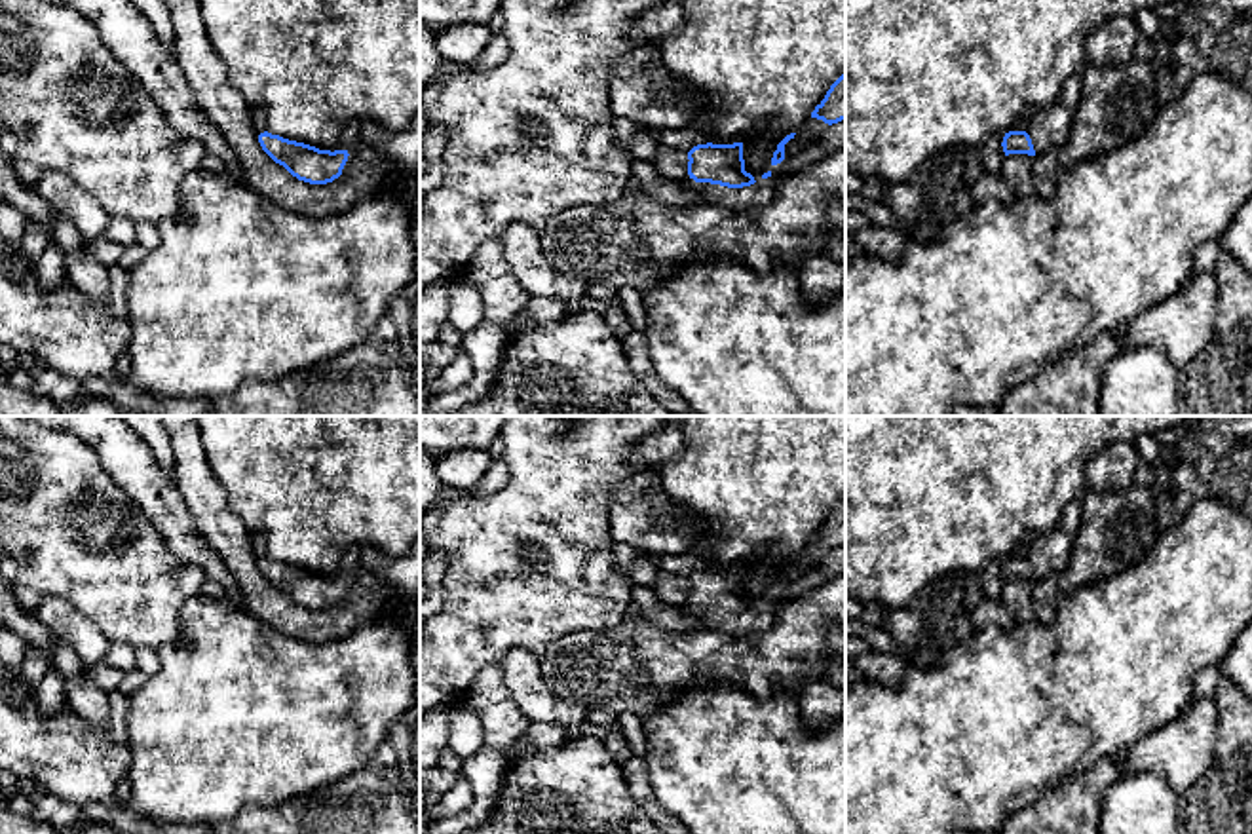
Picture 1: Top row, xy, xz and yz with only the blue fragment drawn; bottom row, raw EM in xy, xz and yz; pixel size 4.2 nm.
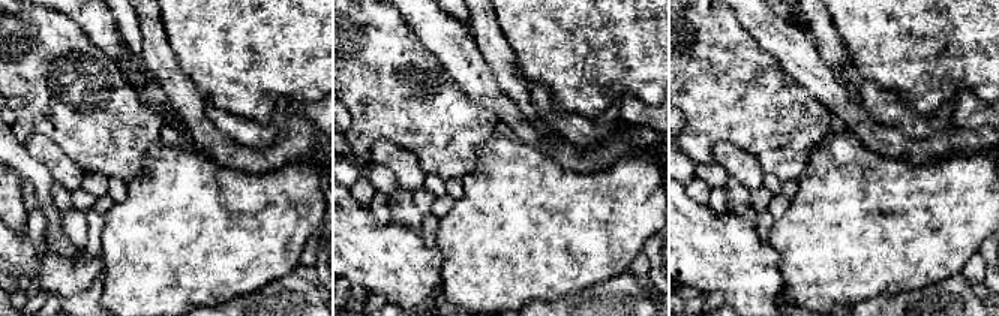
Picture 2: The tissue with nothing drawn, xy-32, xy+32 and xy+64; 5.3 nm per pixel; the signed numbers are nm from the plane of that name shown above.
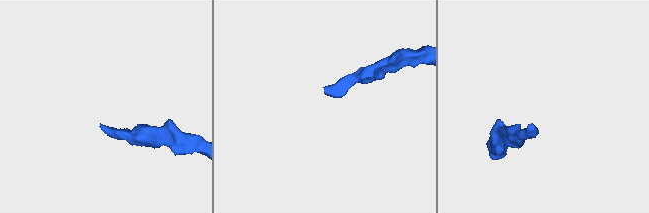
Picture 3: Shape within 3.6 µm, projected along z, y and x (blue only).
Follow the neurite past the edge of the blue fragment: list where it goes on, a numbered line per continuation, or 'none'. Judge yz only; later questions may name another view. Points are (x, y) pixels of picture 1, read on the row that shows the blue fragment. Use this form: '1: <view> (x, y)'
1: yz (1049, 128)

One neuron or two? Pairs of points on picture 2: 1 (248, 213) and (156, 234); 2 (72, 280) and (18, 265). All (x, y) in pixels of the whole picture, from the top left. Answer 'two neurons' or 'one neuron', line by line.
1: one neuron
2: one neuron

